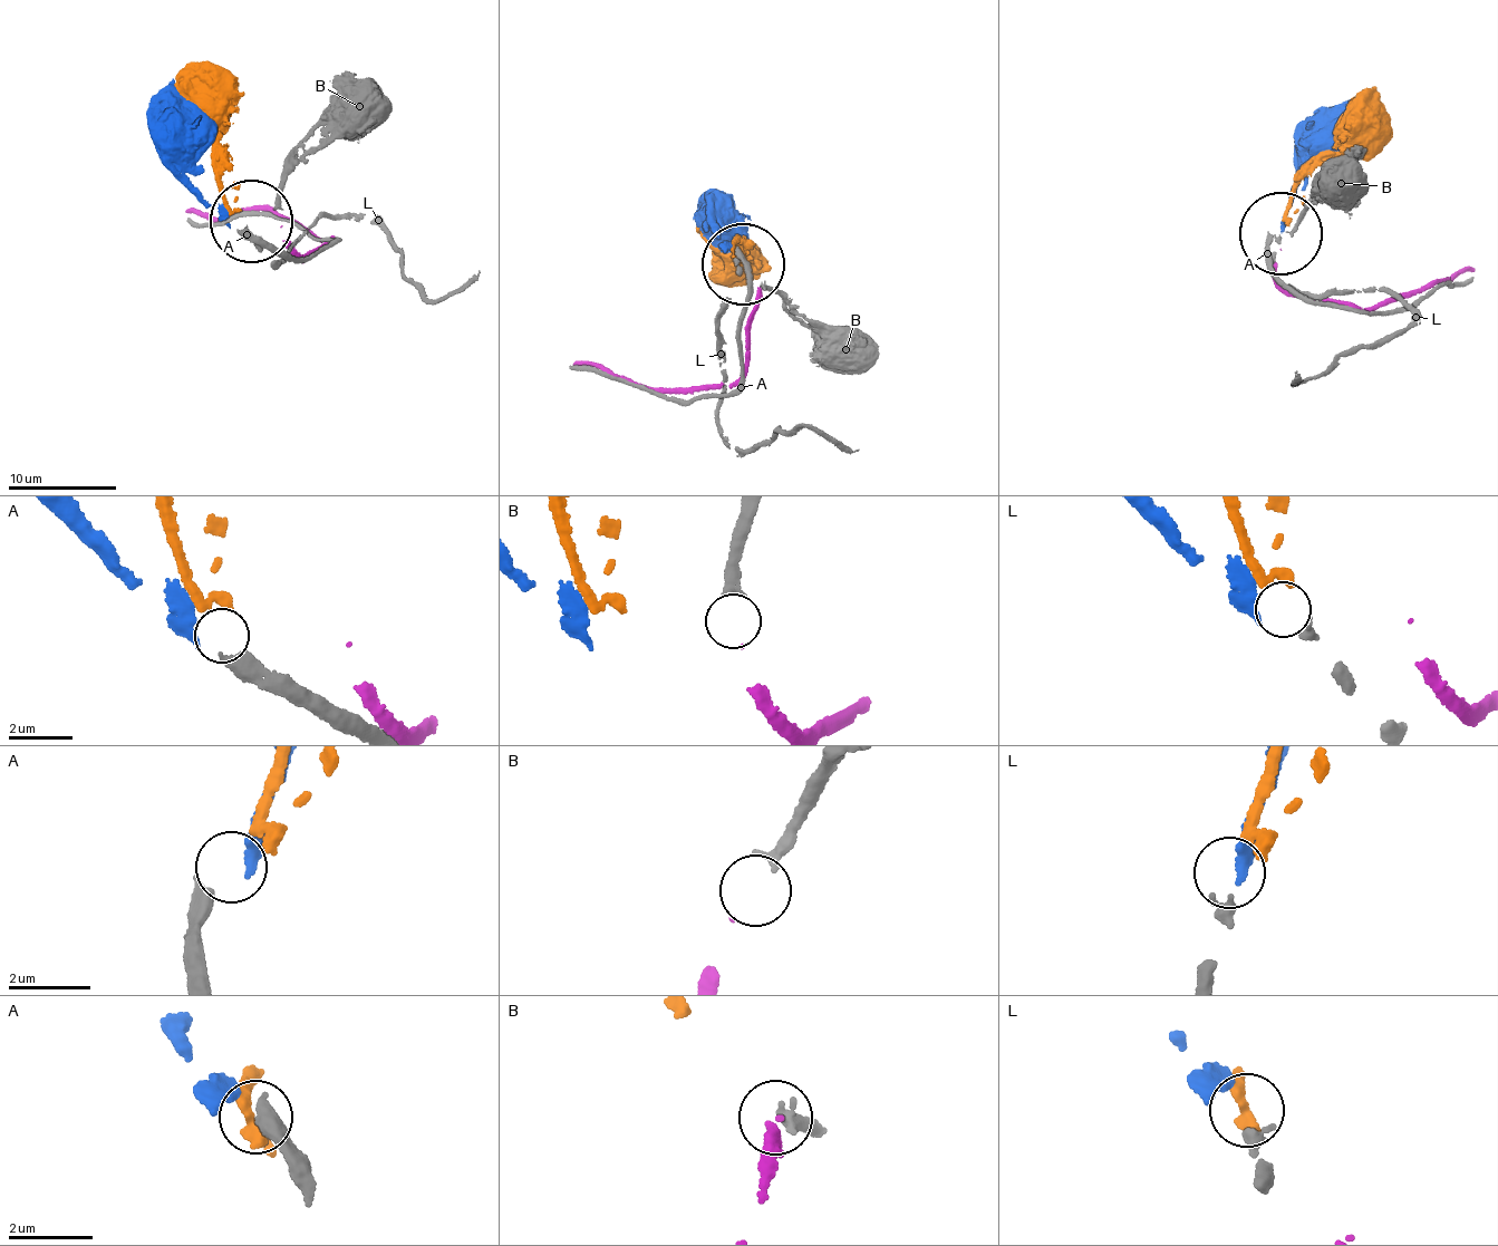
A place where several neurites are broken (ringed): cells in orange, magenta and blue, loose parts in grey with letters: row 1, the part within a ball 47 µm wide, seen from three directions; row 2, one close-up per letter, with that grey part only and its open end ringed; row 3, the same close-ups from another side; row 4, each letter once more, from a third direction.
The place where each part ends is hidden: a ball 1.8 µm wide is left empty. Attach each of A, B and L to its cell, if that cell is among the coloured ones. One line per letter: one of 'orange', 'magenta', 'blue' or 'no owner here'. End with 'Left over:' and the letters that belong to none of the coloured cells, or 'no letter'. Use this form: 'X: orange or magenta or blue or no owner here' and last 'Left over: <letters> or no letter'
A: no owner here
B: magenta
L: orange
Left over: A

